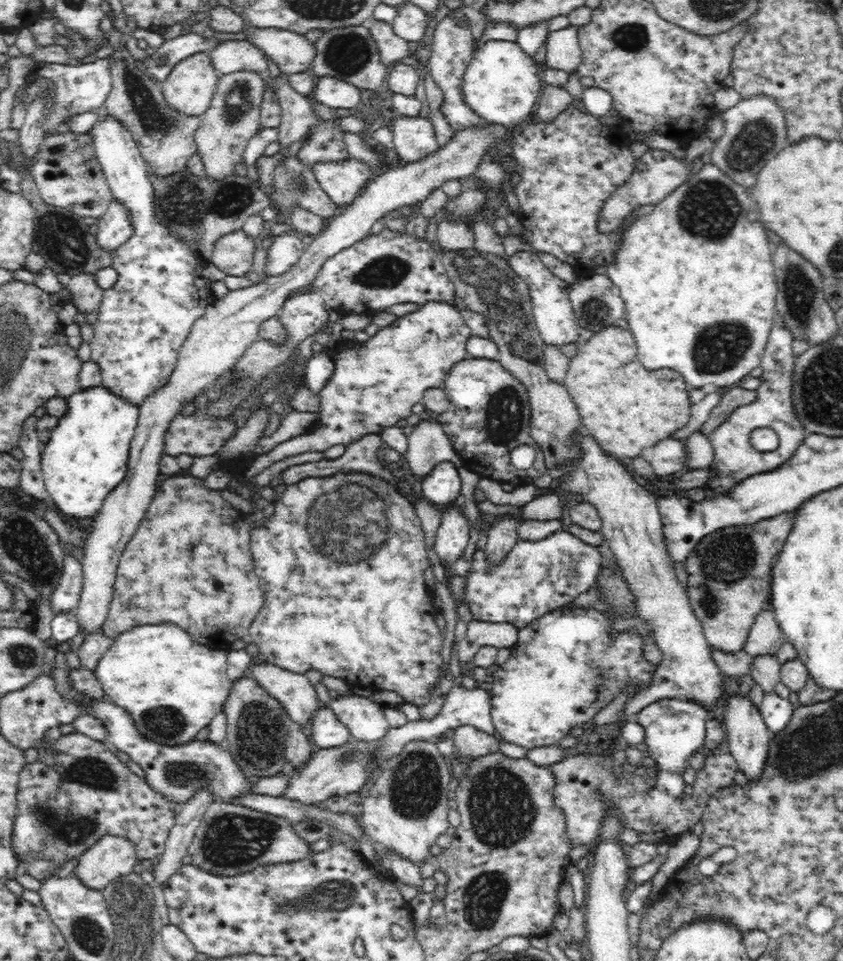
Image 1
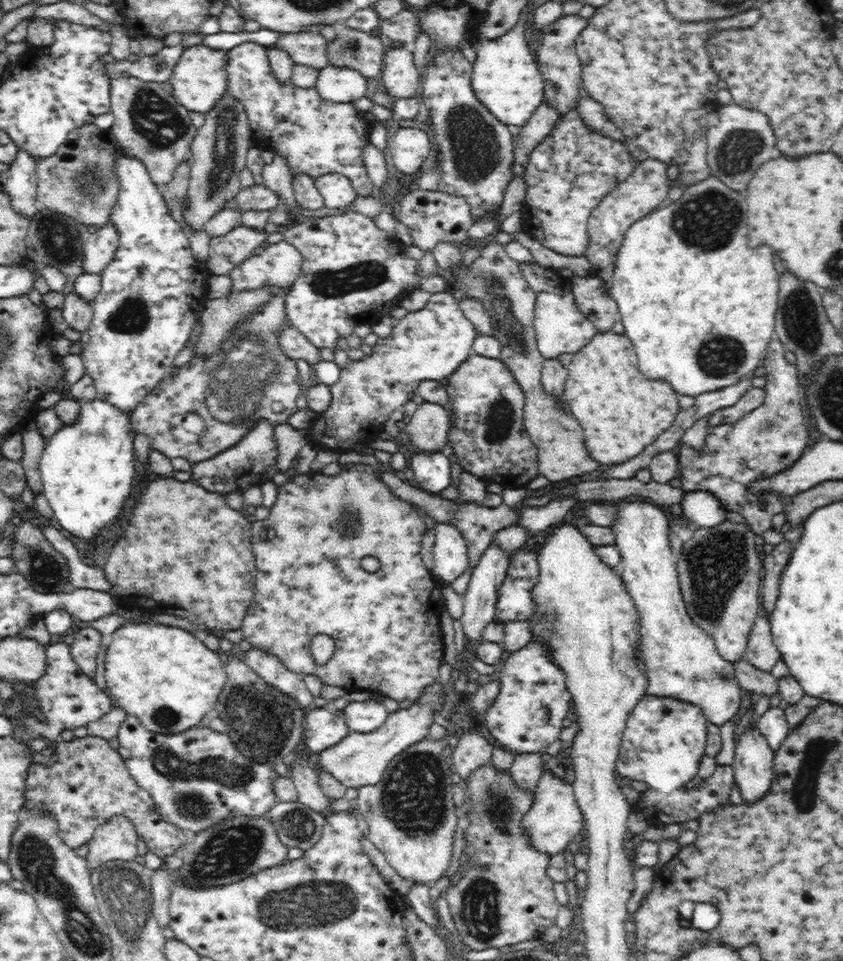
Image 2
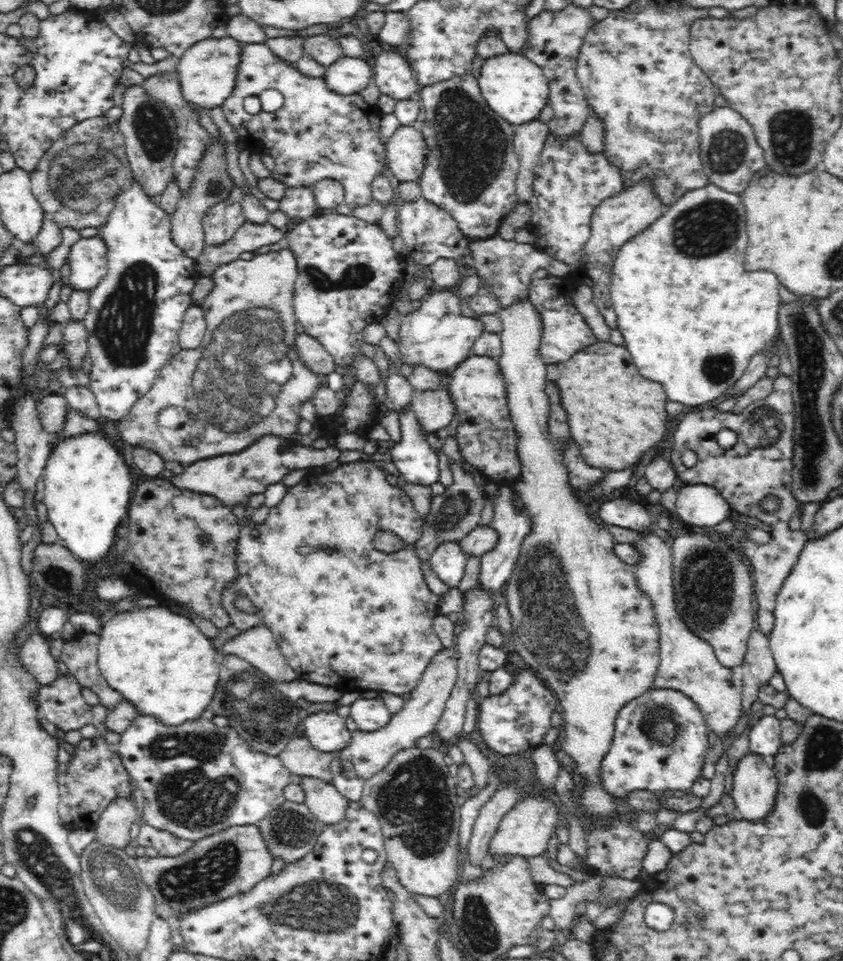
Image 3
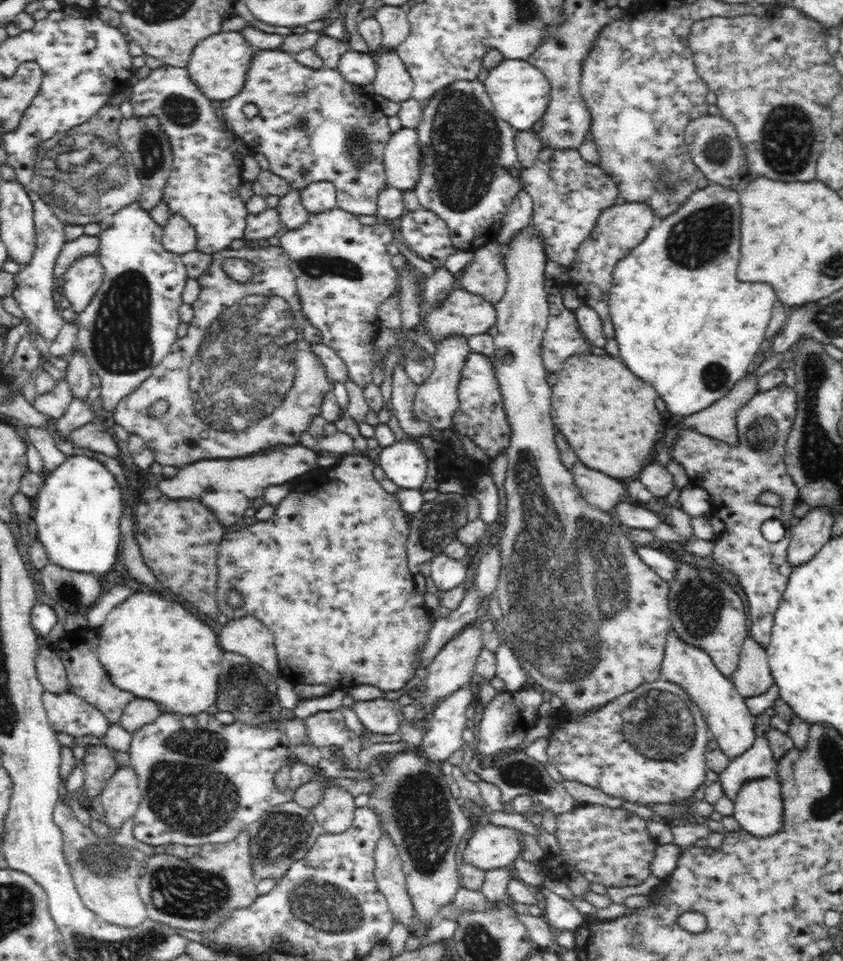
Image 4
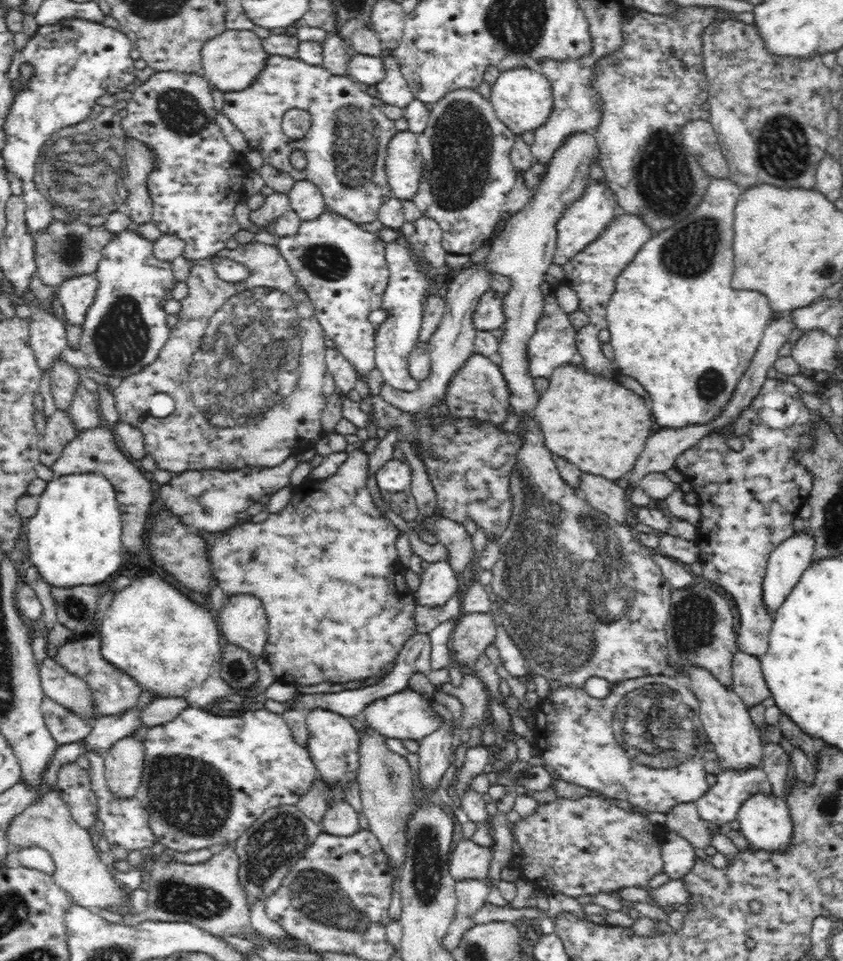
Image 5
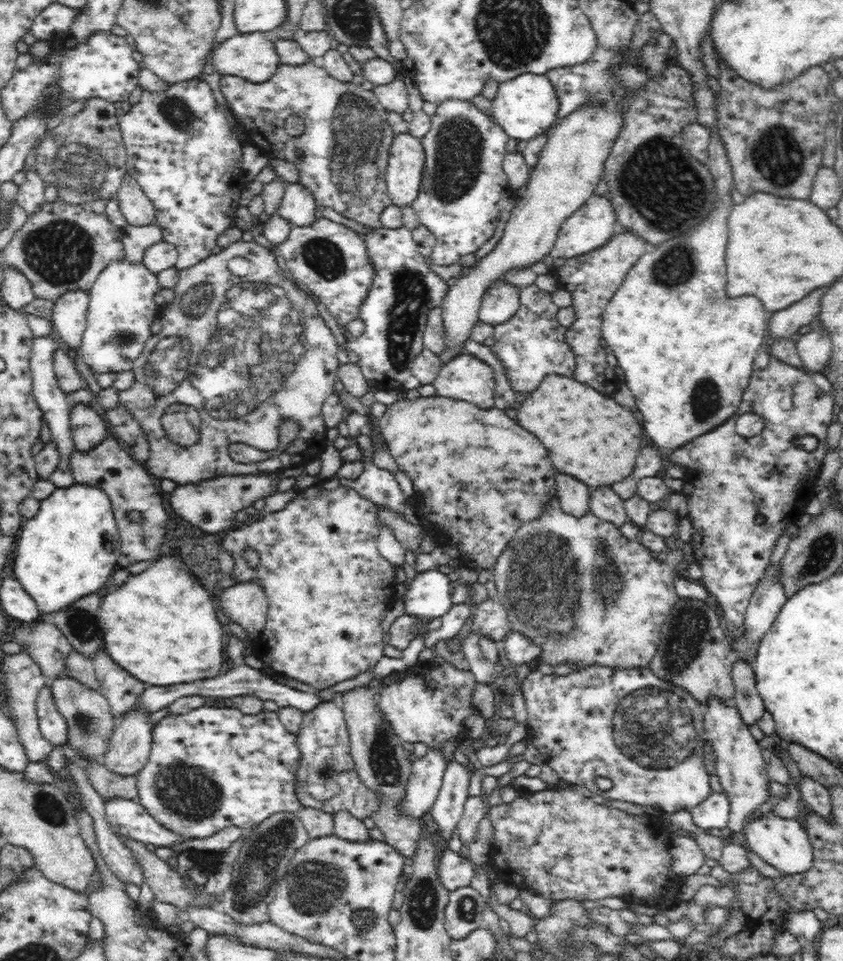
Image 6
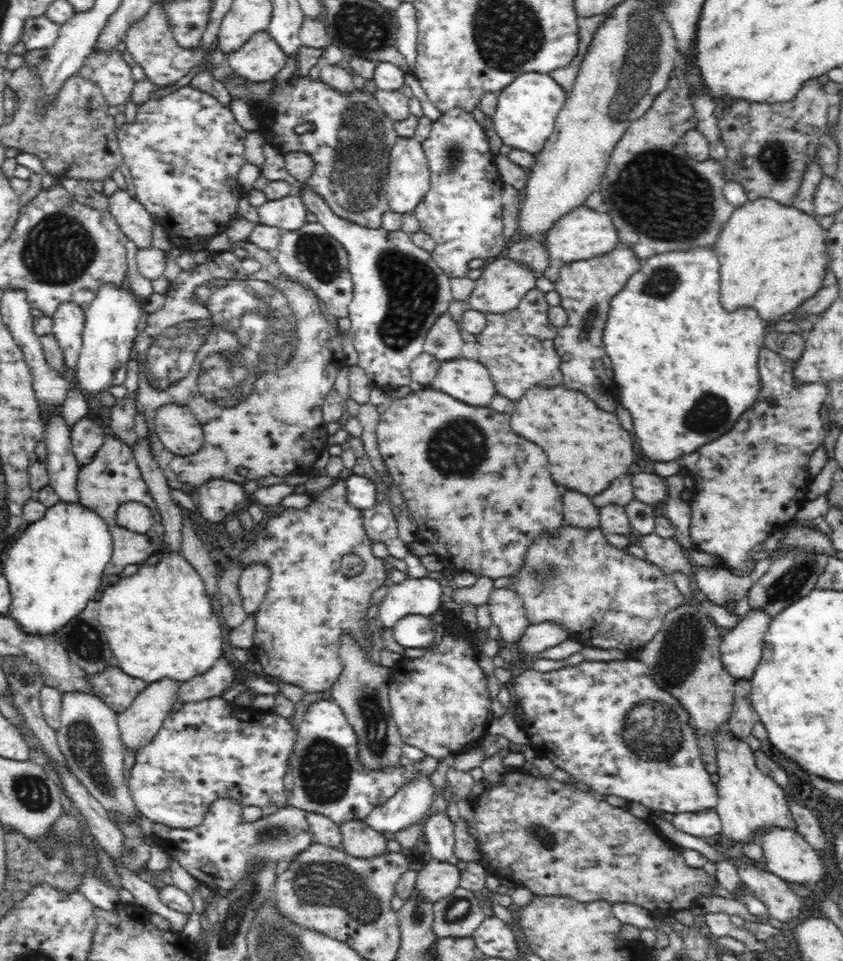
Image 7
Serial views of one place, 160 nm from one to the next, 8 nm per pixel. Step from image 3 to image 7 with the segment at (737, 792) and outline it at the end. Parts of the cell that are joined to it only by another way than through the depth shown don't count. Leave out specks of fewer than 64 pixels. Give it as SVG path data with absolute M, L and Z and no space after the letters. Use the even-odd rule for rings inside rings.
M771 828L760 836L762 849L764 849L764 858L767 870L775 876L782 878L788 883L796 883L808 887L819 881L825 880L827 876L826 863L819 855L817 850L810 846L809 841L805 839L796 829Z

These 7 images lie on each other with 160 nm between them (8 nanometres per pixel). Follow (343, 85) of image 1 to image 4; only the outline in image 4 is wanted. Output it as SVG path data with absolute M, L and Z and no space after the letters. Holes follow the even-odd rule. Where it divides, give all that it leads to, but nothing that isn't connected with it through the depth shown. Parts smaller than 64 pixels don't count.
M350 49L340 57L337 70L346 81L364 87L374 82L376 68L376 59L370 57L368 53Z

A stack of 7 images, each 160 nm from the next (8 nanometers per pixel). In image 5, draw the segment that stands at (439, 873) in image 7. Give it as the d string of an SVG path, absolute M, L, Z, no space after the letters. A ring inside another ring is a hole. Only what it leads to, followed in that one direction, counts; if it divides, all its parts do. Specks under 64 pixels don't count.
M470 839L460 841L450 858L450 875L456 883L469 879L484 880L489 873L492 850L478 846Z

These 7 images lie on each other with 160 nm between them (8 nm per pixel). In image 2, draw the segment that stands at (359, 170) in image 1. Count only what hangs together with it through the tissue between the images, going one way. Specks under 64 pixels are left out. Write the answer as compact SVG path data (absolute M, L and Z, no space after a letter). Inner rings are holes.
M326 174L315 180L316 188L324 197L326 208L342 208L352 204L357 194L346 176Z

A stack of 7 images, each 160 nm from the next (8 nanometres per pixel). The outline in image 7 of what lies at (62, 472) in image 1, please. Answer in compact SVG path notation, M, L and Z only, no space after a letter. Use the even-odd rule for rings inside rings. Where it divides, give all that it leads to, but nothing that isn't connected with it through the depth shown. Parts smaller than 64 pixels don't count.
M60 499L58 504L47 508L47 512L42 518L34 523L27 524L27 528L15 539L14 544L11 544L10 548L7 550L4 569L1 570L1 574L4 575L8 581L11 594L9 613L6 614L6 616L15 620L21 630L30 636L46 636L46 634L60 632L62 626L66 626L74 616L78 616L78 613L82 612L83 608L86 608L86 604L88 604L90 600L96 598L96 594L100 592L100 586L106 584L106 575L104 572L112 556L113 540L109 531L109 525L102 520L102 517L98 516L98 513L94 512L94 510L86 508L80 501L64 501Z

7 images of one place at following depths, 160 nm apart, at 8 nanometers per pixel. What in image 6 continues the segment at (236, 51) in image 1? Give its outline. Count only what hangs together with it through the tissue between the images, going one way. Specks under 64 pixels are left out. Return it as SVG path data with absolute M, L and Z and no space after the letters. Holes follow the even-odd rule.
M316 61L300 65L278 64L270 80L260 84L230 75L221 75L219 83L229 108L232 108L231 114L240 120L239 126L244 126L249 144L256 146L268 158L294 163L299 171L299 182L314 195L318 206L328 206L368 228L382 227L382 211L392 205L385 175L389 150L396 134L387 123L387 111L372 90L363 88L359 80L336 80ZM289 116L303 119L305 129L300 136L286 133L284 122ZM296 150L303 152L303 156L297 157Z

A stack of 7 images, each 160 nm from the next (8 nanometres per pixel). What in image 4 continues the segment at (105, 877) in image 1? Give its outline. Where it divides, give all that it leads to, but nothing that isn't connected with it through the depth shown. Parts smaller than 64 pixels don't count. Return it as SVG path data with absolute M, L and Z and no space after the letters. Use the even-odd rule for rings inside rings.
M130 765L118 768L99 796L107 824L120 828L137 811L141 798L136 771Z

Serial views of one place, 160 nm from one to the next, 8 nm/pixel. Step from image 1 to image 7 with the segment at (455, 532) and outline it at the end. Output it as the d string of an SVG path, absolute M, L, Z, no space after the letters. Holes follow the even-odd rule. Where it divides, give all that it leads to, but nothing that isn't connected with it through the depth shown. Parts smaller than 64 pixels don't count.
M408 576L404 581L386 588L385 597L374 611L384 628L393 628L398 620L409 614L439 616L442 613L441 586L442 582L438 579Z

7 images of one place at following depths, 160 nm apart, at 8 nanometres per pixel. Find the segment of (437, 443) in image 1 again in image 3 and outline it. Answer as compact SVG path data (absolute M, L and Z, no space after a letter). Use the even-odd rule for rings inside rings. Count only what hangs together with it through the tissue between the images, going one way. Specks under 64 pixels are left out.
M442 387L416 393L411 408L423 430L433 434L446 432L456 412L449 389Z

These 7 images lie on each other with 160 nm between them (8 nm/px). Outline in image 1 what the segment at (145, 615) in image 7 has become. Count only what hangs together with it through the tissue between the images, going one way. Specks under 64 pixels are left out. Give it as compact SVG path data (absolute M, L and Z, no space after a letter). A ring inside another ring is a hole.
M144 624L123 632L113 639L112 647L103 655L94 676L102 687L105 700L126 708L134 724L147 739L174 746L190 742L201 728L207 727L231 691L227 675L227 652L198 644L182 627L172 624Z

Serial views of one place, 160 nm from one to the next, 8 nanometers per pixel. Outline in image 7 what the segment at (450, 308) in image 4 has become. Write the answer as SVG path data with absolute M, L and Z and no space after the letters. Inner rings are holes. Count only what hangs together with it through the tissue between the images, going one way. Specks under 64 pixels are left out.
M501 255L493 258L486 263L482 274L475 280L476 284L469 296L468 308L484 314L504 314L504 312L516 308L526 292L536 288L537 277L538 274L534 273L530 267L524 265L524 263L518 263L508 256Z

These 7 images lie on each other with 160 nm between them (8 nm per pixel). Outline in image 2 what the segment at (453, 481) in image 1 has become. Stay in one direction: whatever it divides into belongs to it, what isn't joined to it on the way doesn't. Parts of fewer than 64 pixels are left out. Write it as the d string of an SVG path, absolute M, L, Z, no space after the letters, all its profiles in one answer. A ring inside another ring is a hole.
M413 451L409 467L414 472L413 483L430 493L438 494L452 482L450 461L440 451Z

